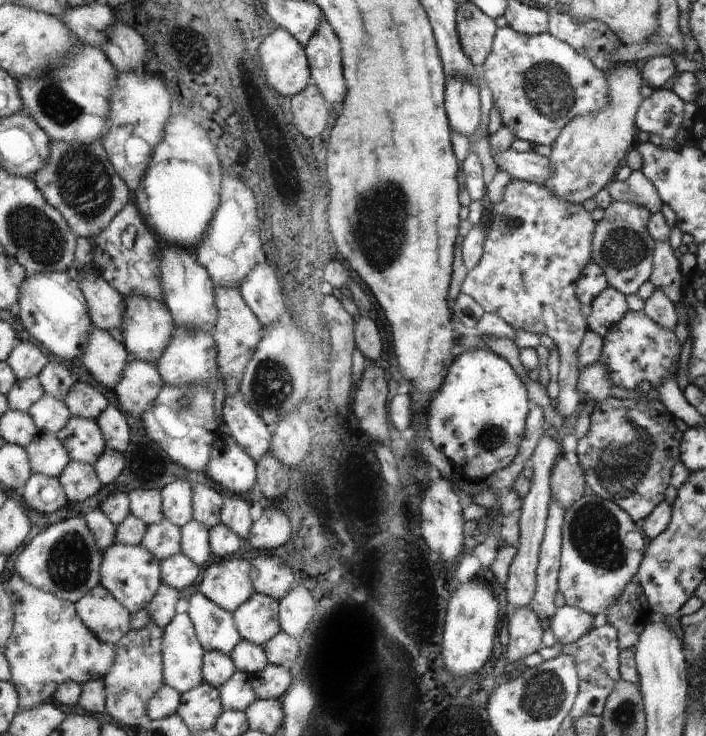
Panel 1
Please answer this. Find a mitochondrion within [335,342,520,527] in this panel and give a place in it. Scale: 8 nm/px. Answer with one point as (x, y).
(491, 437)

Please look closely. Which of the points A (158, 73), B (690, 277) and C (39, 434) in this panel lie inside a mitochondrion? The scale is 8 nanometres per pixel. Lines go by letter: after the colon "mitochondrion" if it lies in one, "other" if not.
A: other
B: other
C: other

